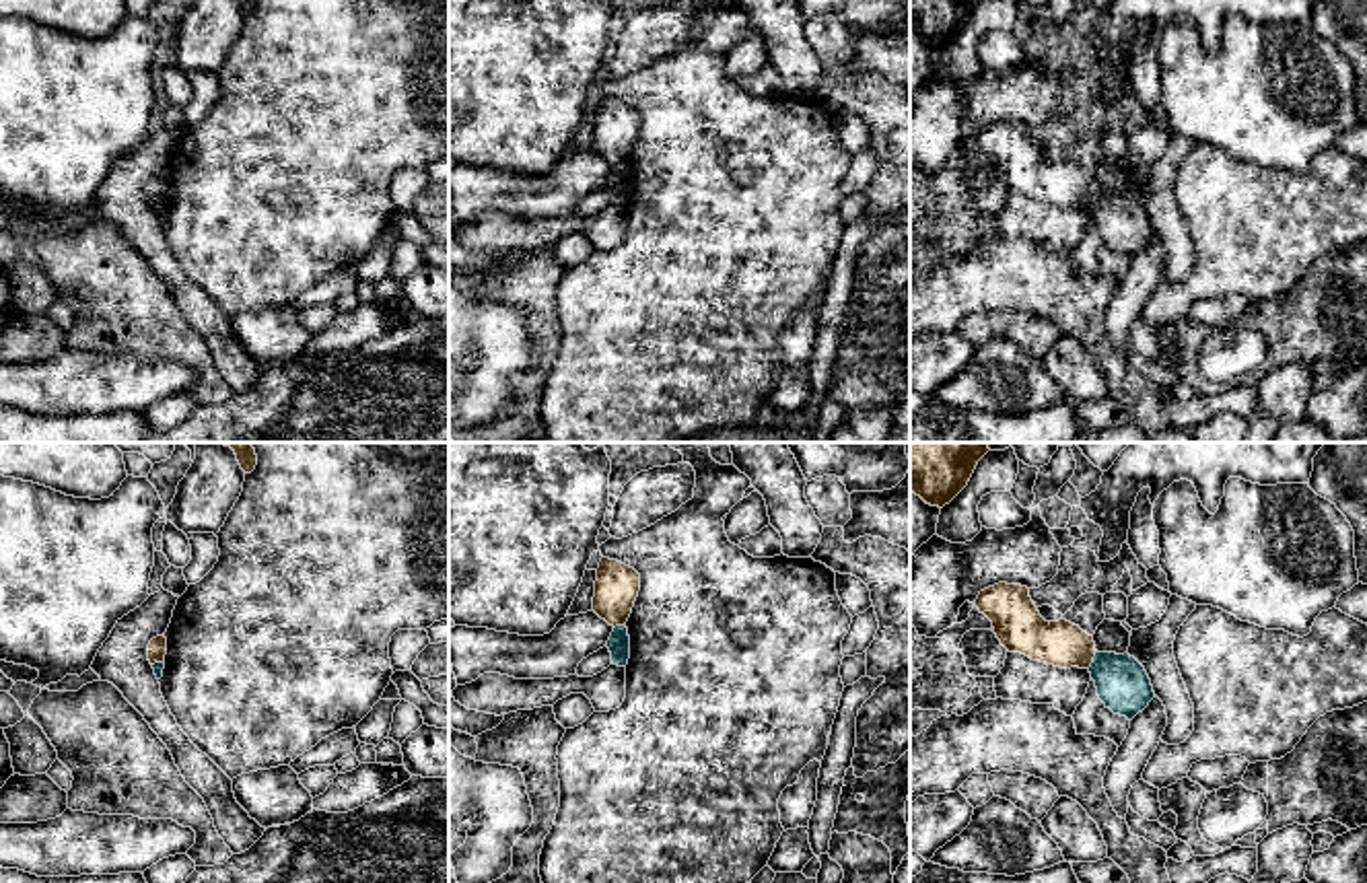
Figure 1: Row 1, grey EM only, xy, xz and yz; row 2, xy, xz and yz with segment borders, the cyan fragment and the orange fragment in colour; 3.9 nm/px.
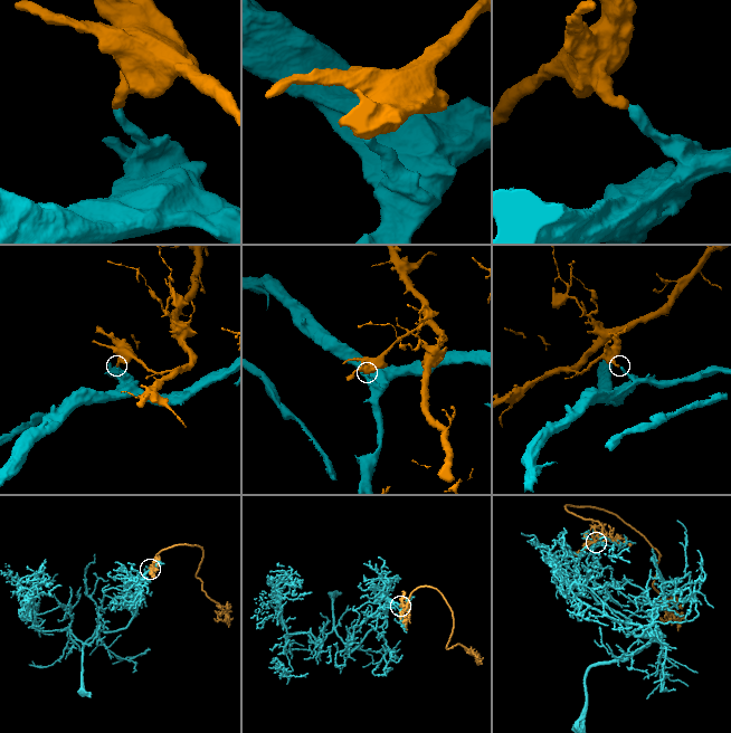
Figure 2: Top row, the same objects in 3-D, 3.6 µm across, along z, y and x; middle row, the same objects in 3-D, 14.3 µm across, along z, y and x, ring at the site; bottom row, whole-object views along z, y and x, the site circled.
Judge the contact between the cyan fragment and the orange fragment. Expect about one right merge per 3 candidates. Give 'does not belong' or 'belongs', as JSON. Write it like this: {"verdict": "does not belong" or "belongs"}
{"verdict": "does not belong"}

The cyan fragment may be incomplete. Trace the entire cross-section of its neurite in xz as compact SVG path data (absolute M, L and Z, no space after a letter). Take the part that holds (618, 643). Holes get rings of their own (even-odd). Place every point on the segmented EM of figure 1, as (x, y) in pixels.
M616 626L607 644L611 652L611 663L618 667L626 667L630 659L630 636L626 626Z

